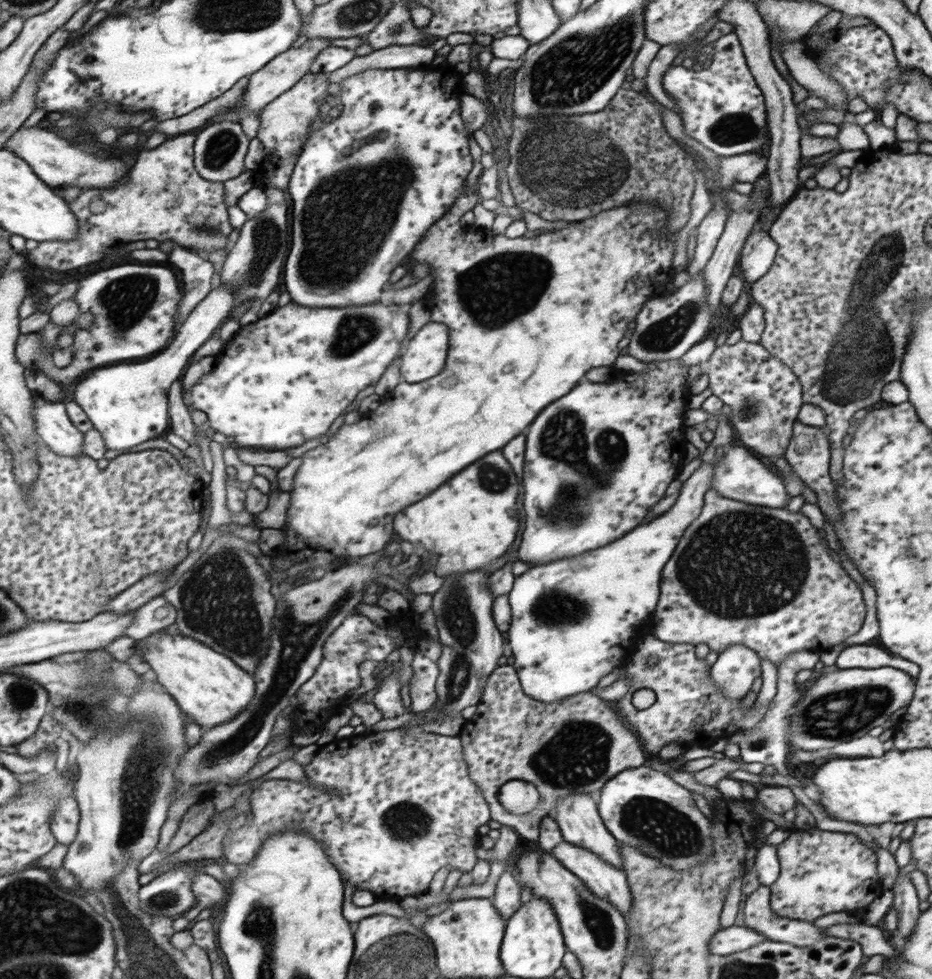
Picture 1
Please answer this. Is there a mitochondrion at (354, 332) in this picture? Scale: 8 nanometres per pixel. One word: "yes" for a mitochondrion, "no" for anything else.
yes

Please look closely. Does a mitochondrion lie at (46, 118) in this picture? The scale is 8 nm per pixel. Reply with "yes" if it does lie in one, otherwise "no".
no

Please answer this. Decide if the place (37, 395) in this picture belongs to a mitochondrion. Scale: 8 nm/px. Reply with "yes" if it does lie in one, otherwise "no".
no

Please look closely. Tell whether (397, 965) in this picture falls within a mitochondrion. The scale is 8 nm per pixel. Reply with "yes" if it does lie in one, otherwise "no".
yes

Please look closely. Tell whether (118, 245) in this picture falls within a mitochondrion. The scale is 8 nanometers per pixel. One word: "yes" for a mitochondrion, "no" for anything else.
no

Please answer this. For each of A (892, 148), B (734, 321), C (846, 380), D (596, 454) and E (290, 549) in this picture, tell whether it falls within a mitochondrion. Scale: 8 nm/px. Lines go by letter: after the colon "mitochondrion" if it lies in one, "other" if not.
A: other
B: other
C: mitochondrion
D: mitochondrion
E: other

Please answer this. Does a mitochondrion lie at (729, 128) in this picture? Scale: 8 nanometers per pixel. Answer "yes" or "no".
yes

